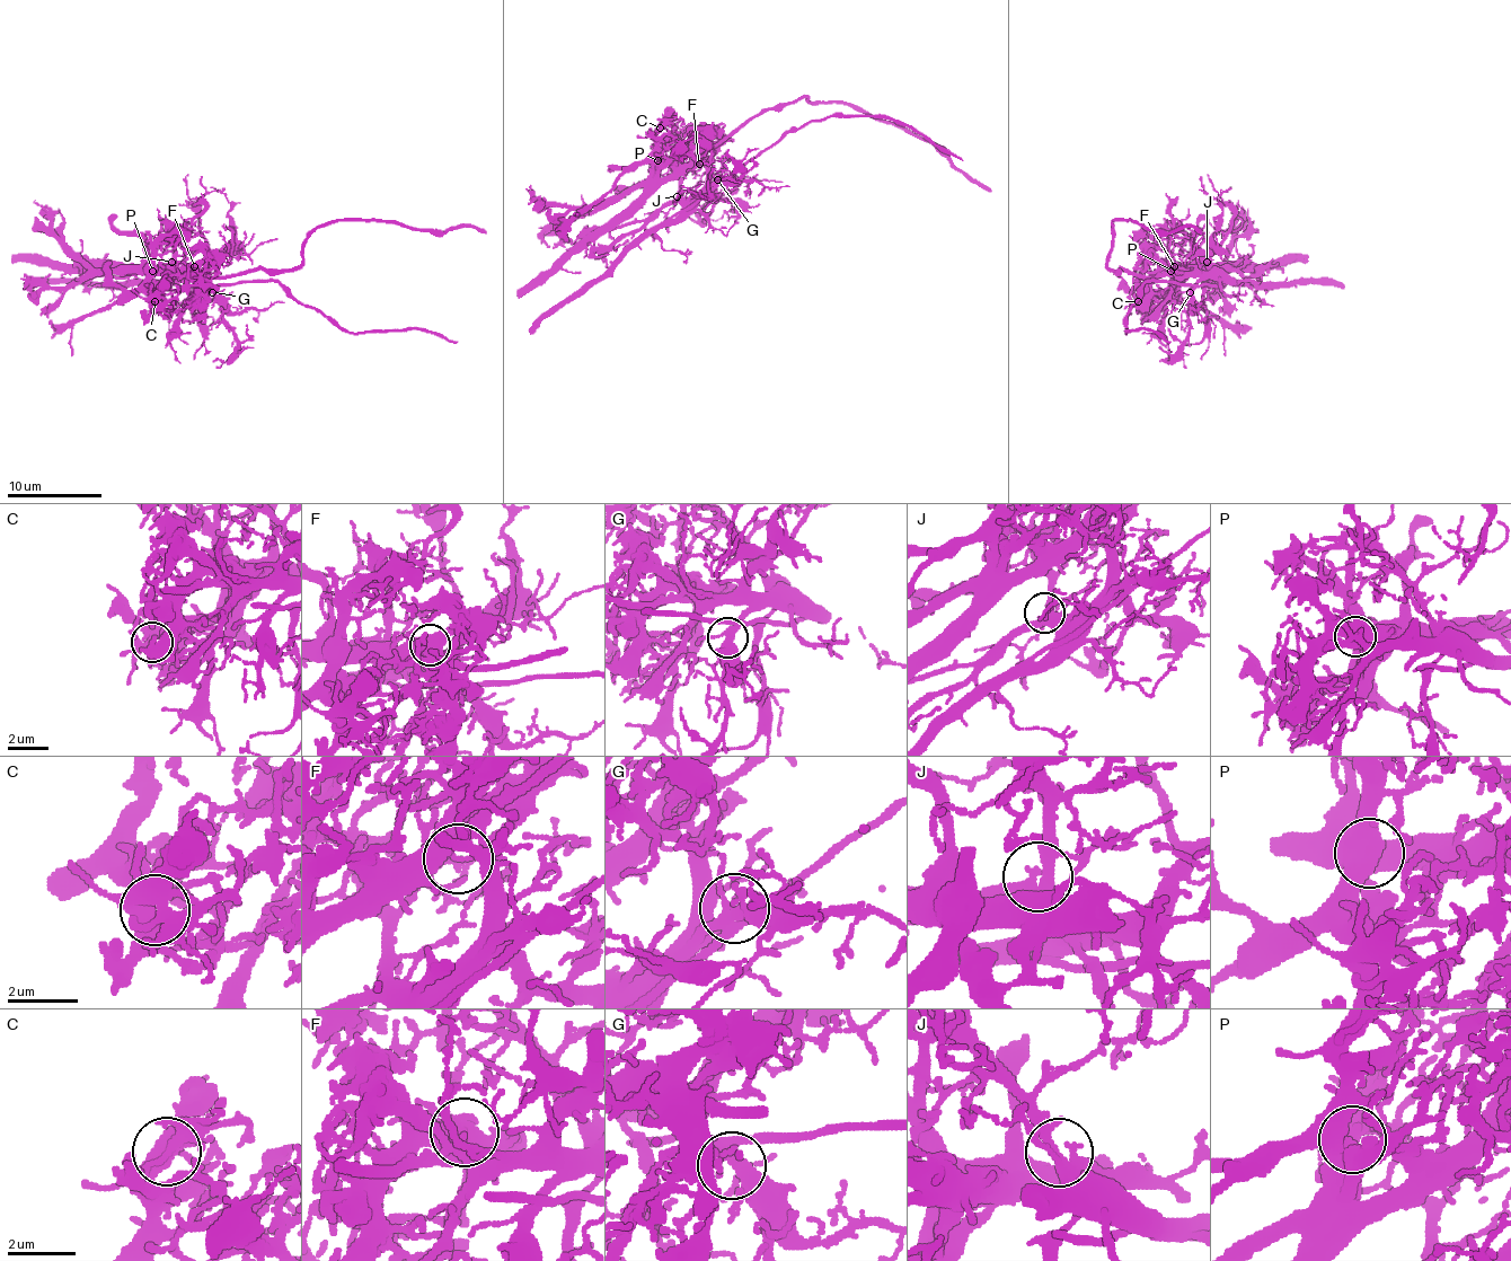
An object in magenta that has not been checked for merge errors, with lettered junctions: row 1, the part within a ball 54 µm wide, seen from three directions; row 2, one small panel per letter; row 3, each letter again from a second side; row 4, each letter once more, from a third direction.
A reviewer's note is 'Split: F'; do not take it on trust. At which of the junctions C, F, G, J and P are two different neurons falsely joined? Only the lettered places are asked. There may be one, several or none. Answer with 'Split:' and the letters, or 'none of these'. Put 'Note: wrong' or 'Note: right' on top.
Note: right
Split: F

